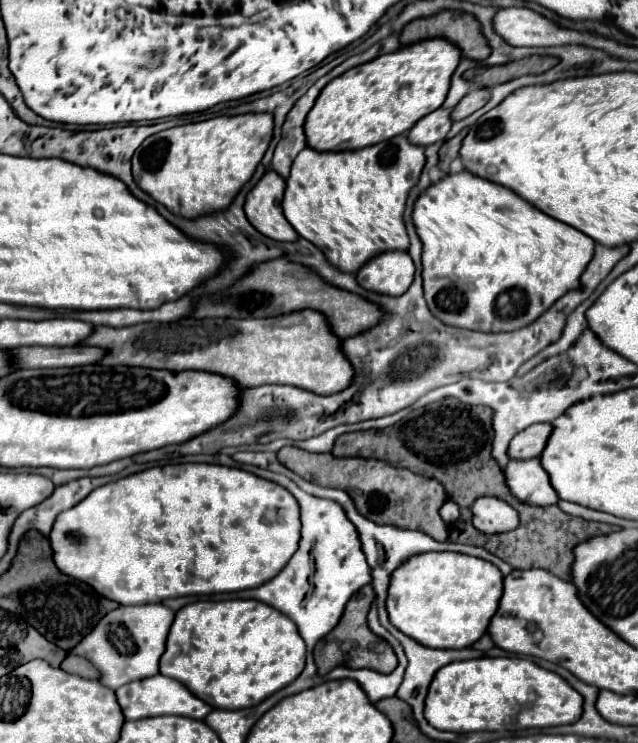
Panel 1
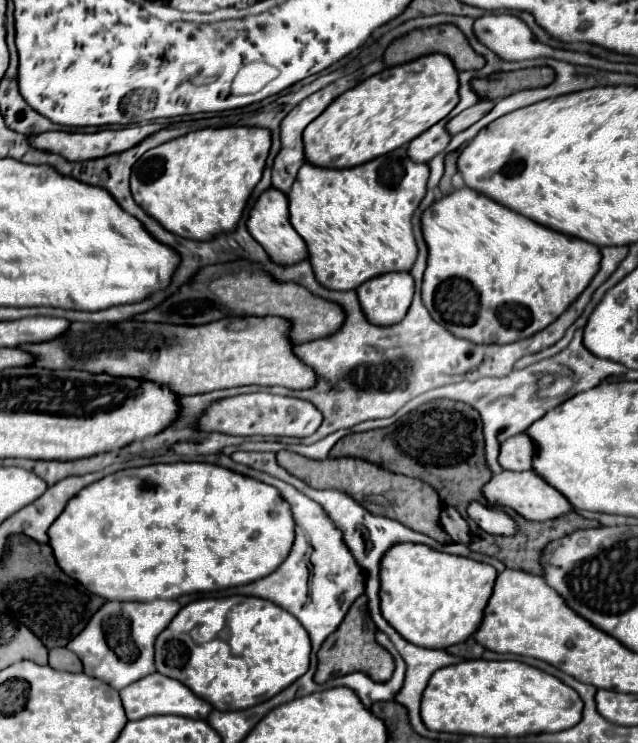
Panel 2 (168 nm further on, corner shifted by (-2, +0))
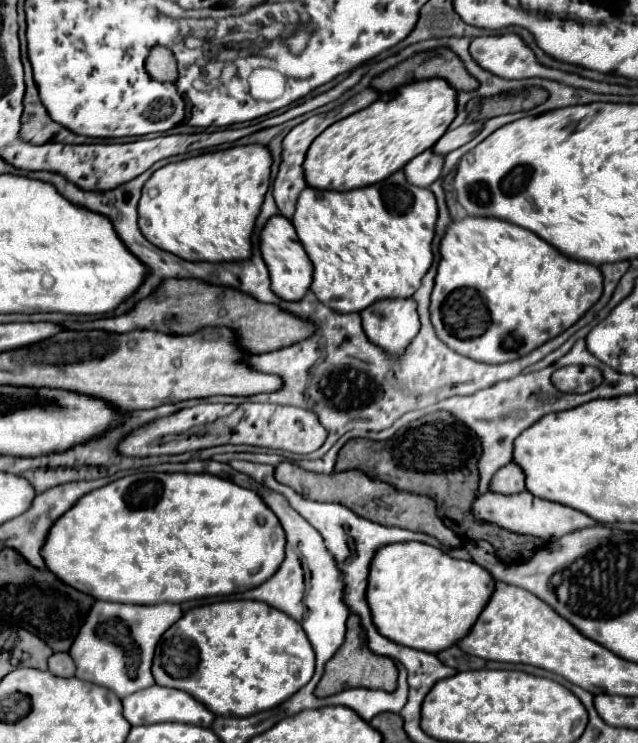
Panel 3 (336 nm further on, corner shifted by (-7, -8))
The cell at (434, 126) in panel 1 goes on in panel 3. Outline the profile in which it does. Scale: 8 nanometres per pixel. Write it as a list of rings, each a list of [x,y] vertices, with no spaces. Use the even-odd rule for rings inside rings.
[[[429,148],[423,154],[415,156],[403,170],[405,170],[405,176],[411,184],[421,186],[421,188],[429,188],[441,176],[443,160],[445,160],[445,156],[439,156]]]

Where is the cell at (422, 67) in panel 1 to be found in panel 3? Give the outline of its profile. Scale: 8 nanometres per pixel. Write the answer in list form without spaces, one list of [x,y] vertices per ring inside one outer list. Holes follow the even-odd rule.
[[[431,78],[431,80],[417,80],[415,84],[403,84],[403,88],[395,88],[391,92],[381,94],[373,104],[367,108],[331,124],[323,134],[319,134],[307,152],[305,158],[305,180],[313,188],[323,190],[353,190],[375,184],[389,174],[401,170],[411,158],[431,148],[449,128],[457,114],[457,92],[447,84],[447,80]]]

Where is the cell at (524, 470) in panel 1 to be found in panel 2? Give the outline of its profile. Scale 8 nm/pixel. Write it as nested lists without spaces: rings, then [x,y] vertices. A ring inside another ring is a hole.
[[[504,470],[504,472],[492,476],[490,482],[484,484],[482,494],[484,494],[488,504],[512,508],[520,516],[524,516],[526,520],[534,520],[534,522],[544,522],[548,518],[552,520],[552,518],[558,518],[558,516],[572,510],[572,504],[556,488],[552,488],[538,474],[534,474],[534,470],[528,470],[528,472],[508,472],[508,470]]]

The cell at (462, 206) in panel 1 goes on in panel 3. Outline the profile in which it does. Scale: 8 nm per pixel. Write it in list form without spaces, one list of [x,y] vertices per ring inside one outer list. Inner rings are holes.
[[[465,216],[453,220],[439,246],[441,262],[431,292],[431,322],[437,336],[455,352],[487,364],[509,362],[529,354],[573,326],[603,292],[603,274],[595,264],[563,256],[527,228],[499,218]]]

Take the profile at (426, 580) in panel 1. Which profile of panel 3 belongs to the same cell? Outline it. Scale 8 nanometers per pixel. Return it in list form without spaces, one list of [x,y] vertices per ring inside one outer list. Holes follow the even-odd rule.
[[[401,542],[387,544],[375,554],[367,594],[373,622],[383,636],[415,650],[439,654],[471,632],[493,586],[493,576],[475,562],[455,560],[421,542]]]

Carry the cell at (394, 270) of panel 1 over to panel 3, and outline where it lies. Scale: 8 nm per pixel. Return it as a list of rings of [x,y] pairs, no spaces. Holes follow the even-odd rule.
[[[413,298],[377,300],[361,312],[367,338],[391,354],[403,352],[419,332],[417,304]]]

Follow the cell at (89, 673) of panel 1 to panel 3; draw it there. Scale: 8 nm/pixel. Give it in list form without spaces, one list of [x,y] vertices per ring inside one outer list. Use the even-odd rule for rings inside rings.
[[[53,654],[49,658],[49,672],[55,676],[73,678],[75,676],[75,662],[69,654]]]

